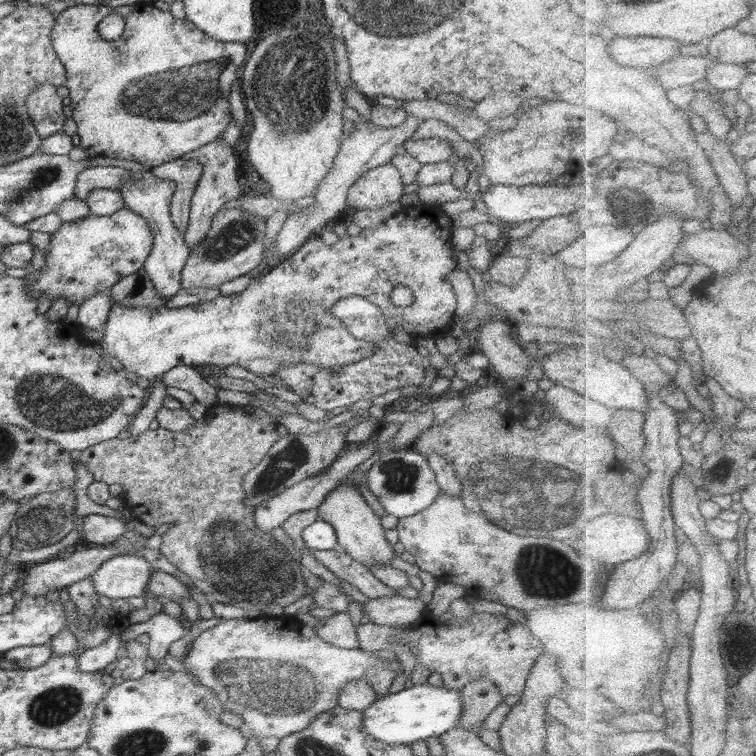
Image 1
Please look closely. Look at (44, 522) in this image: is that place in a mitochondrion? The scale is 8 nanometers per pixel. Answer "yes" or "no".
yes

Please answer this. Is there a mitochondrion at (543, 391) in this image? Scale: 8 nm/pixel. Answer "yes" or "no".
no

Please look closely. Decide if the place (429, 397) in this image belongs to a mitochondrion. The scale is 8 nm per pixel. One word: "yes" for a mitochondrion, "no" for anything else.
no

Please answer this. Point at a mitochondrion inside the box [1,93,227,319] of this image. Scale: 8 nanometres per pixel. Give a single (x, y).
(43, 177)

